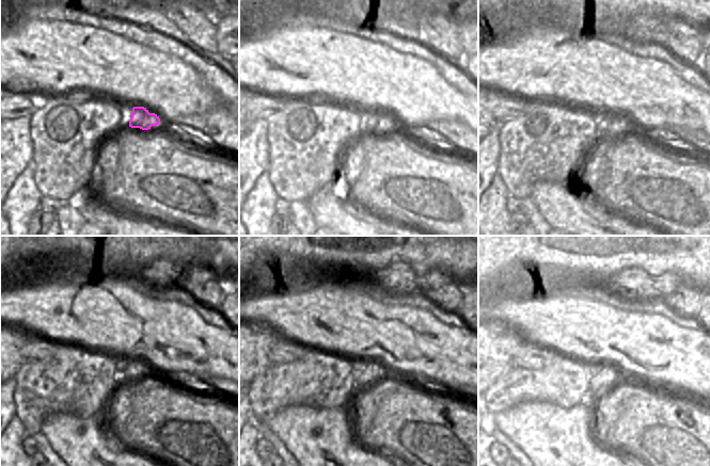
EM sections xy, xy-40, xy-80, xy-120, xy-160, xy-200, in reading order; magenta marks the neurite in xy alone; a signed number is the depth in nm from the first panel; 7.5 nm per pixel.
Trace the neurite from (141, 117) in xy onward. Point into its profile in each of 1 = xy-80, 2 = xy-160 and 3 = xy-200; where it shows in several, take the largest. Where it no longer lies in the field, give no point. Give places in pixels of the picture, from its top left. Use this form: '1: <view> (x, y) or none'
1: xy-80 (616, 127)
2: xy-160 (374, 370)
3: xy-200 (602, 381)

